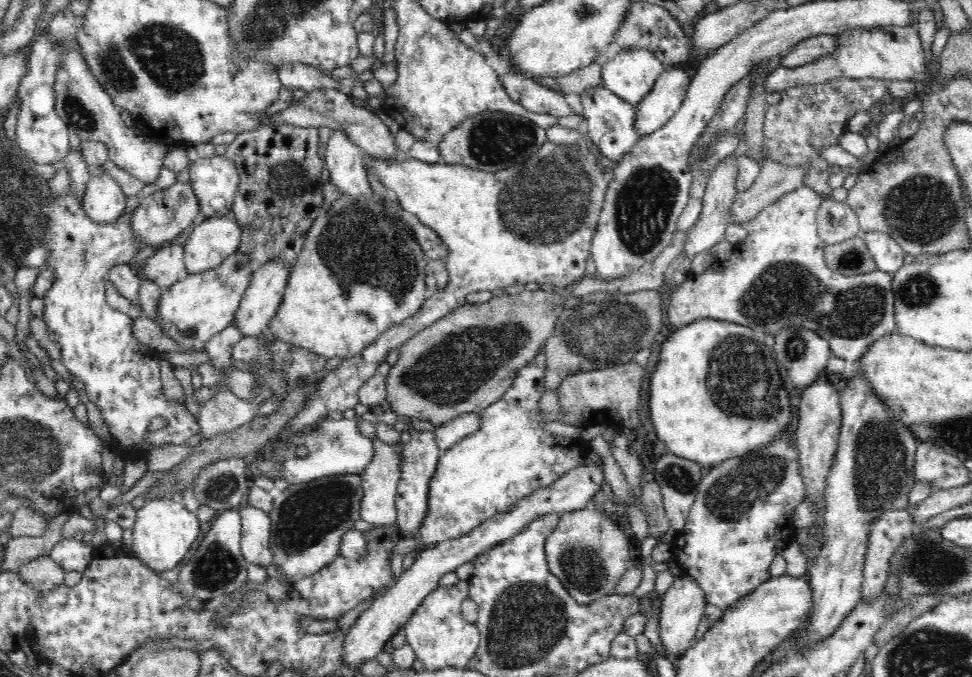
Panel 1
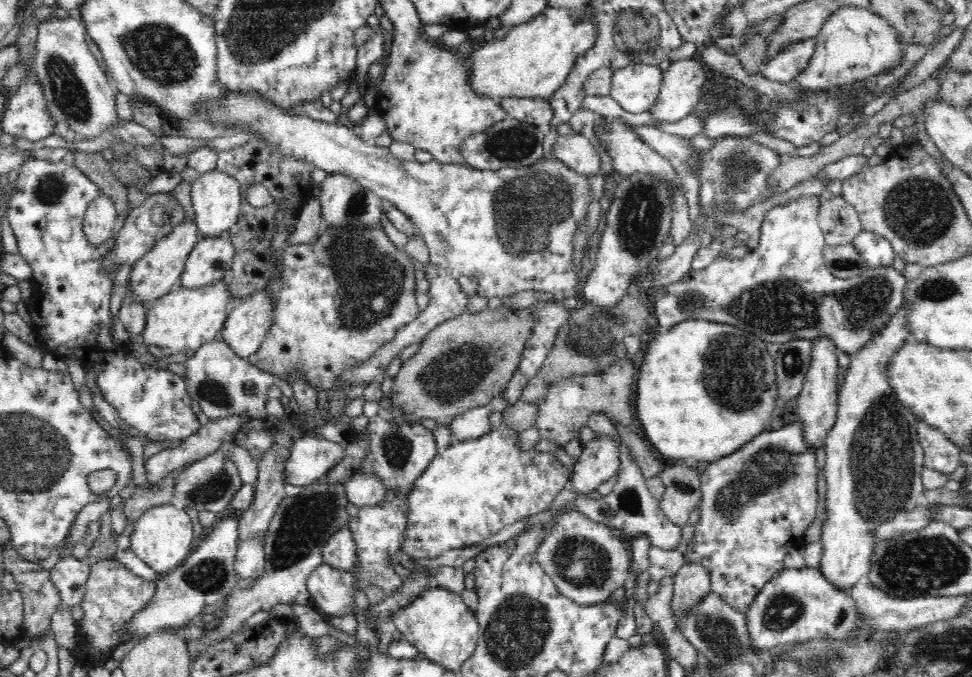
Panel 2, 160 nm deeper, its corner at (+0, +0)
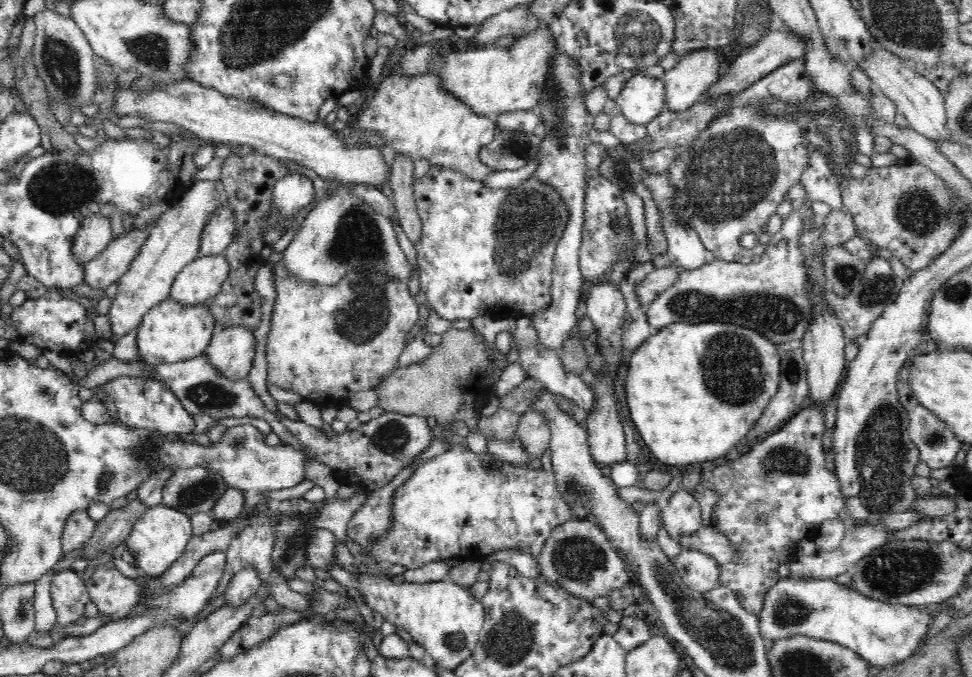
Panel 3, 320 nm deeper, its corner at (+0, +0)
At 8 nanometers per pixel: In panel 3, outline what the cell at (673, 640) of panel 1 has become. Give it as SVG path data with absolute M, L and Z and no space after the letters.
M682 548L674 563L690 590L706 593L720 586L720 563L705 552Z

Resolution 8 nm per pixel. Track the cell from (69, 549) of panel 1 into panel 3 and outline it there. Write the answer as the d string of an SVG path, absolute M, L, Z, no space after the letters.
M71 568L55 574L50 582L52 603L57 621L66 625L84 617L86 604L91 601L87 583Z

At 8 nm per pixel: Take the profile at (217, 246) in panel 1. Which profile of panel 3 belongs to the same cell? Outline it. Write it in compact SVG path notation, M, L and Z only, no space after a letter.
M225 255L199 256L176 275L169 298L182 305L206 304L220 292L229 272Z

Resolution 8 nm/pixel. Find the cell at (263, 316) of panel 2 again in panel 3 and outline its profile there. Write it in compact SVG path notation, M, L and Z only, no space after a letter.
M230 327L212 334L204 355L218 375L237 381L250 374L254 352L254 333L244 327Z

